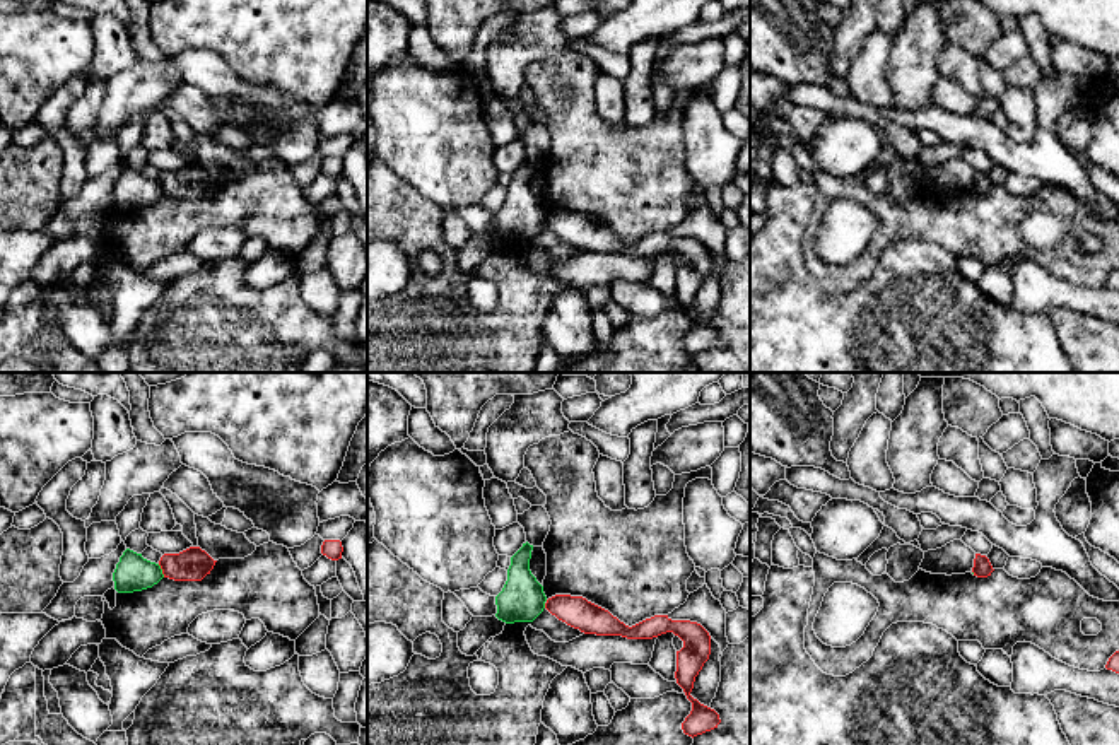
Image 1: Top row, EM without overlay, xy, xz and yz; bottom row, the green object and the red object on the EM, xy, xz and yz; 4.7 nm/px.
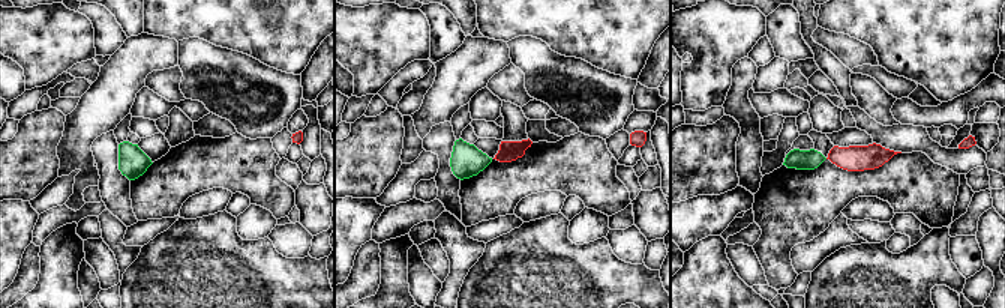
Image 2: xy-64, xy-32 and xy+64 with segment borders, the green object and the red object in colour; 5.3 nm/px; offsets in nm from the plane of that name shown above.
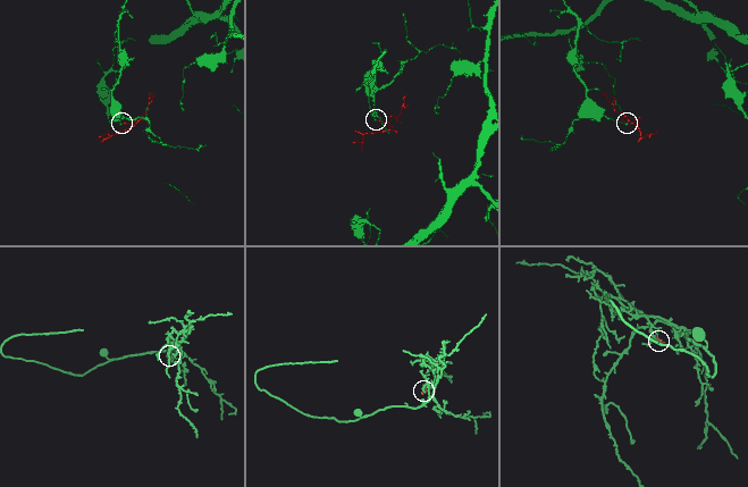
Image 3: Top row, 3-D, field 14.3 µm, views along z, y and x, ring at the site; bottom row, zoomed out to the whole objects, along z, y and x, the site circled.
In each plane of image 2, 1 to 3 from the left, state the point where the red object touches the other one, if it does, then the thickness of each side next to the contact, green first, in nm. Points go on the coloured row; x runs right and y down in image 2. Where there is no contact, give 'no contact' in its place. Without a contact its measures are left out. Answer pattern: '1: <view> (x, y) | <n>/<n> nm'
1: no contact
2: no contact
3: no contact

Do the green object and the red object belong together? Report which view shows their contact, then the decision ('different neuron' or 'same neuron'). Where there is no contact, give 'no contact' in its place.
meets green in xy; different neuron

